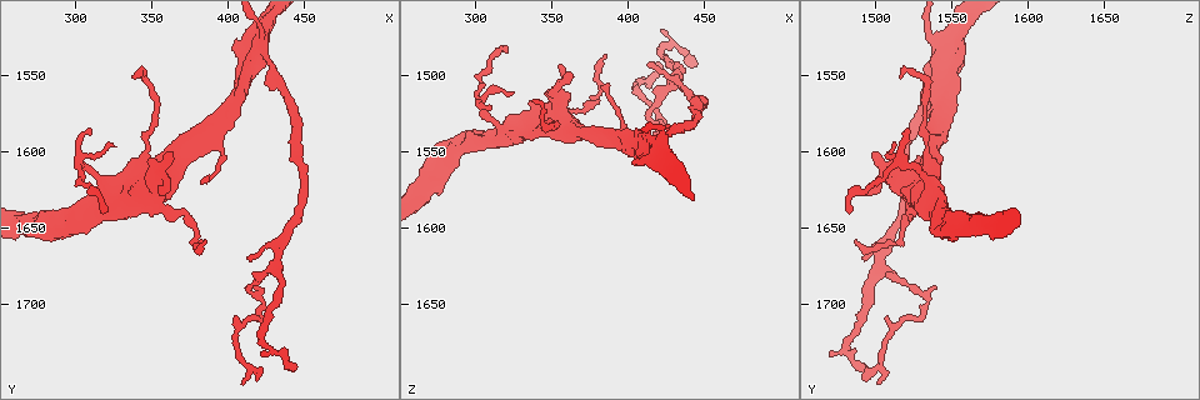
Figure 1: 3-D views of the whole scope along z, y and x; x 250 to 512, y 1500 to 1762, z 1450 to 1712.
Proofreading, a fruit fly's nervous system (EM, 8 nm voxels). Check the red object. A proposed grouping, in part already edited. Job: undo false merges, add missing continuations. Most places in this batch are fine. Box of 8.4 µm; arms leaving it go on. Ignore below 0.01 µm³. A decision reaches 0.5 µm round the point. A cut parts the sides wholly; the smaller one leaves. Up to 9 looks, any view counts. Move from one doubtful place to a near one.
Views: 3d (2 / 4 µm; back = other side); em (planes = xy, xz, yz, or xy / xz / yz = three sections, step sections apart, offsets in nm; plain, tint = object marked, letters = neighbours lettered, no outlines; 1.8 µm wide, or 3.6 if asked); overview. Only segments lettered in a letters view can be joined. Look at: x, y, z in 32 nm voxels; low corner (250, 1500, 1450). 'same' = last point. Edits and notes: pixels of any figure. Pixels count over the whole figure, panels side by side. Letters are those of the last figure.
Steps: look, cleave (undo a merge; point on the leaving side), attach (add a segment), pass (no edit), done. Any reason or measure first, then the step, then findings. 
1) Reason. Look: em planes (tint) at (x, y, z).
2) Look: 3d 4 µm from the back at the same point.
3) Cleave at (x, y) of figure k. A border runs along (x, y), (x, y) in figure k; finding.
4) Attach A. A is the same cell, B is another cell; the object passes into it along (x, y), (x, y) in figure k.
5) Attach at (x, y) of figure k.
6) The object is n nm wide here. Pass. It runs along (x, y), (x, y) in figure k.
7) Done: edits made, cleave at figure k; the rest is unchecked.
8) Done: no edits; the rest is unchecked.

Small branch off a trunk. Look: em xy step 16 (tint) at (354, 1624, 1520).

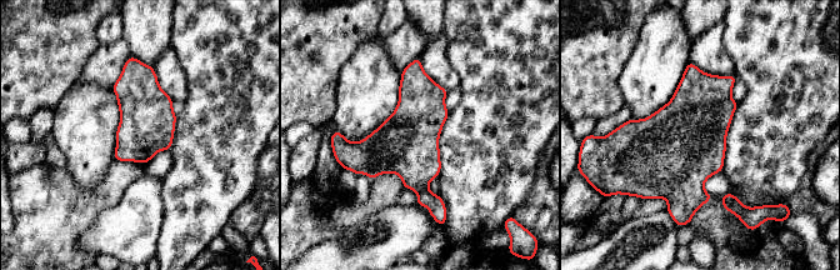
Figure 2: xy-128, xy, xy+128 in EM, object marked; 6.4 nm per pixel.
See the neighbours. Look: em xy step 16 (letters) at the same point.

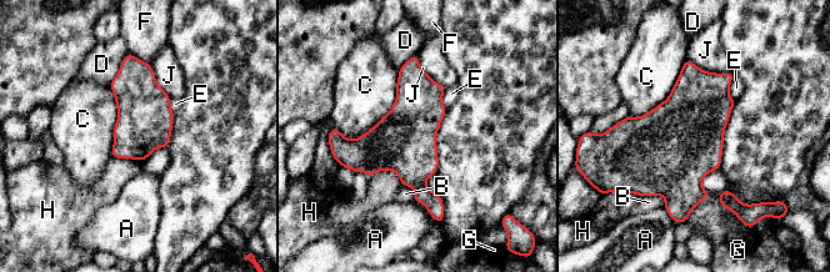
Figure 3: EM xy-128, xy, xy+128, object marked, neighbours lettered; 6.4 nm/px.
The object is 360 nm wide here. Pass. A, B, C, D, E, F, G, H and J are other cells; a border runs along (399, 70), (391, 109), (345, 139) in figure 3; one neuron here.

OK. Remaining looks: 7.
Abrupt turn. Look: 3d 2 µm from the back at (420, 1532, 1548).

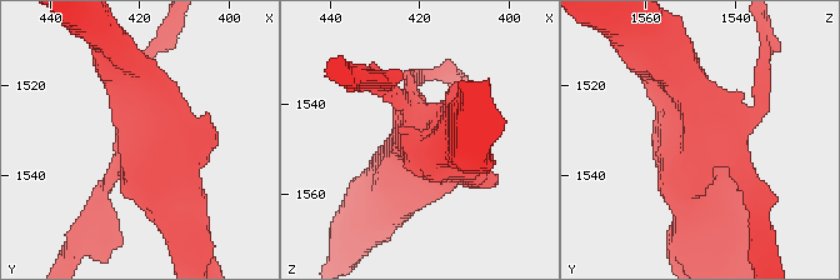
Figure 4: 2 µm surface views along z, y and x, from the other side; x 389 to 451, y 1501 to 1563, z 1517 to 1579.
Look: em planes (letters) at (419, 1532, 1547).

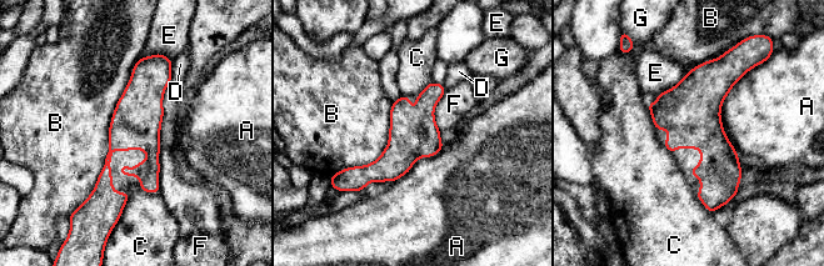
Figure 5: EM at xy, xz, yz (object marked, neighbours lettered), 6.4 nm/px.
Pass. A, B, C, D, E, F and G are other cells; it runs along (151, 60), (106, 162), (119, 206) in figure 5; all the same neuron.

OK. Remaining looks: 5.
Long arm stops here. Look: 3d 4 µm at (340, 1552, 1516).

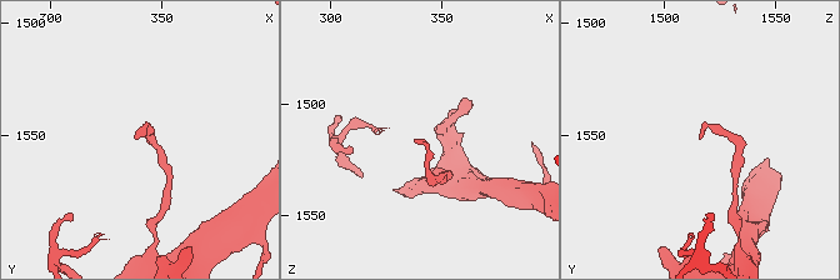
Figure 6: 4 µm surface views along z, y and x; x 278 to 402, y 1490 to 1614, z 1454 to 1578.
Shape alone is not enough. Look: em xy step 8 (letters) at (338, 1553, 1518).

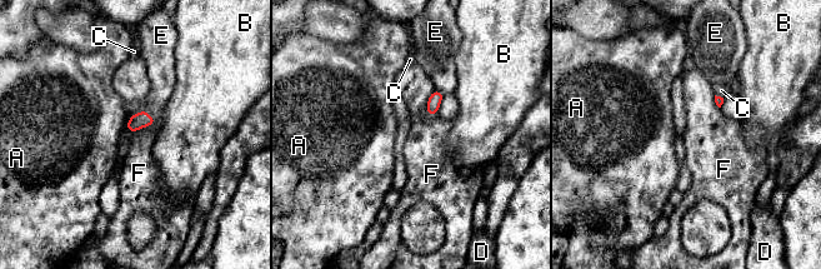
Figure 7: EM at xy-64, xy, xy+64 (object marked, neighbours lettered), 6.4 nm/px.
The object is 100 nm wide here. Pass. A, B, C, D, E and F are other cells; a border runs along (435, 89), (426, 104), (431, 116) in figure 7; none of them fits.

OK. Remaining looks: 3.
Abrupt turn. Look: 3d 2 µm at (420, 1698, 1532).

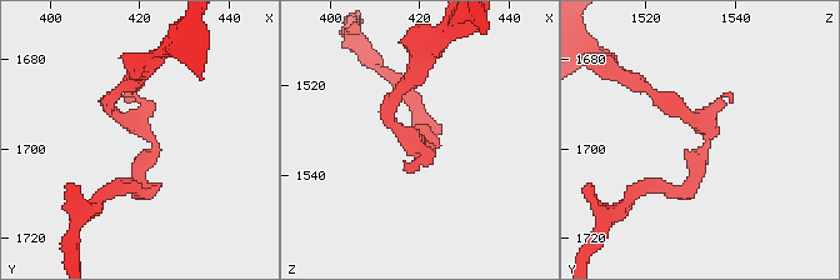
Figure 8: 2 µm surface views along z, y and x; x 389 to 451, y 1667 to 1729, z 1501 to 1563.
Look: em planes (letters) at (420, 1700, 1532).

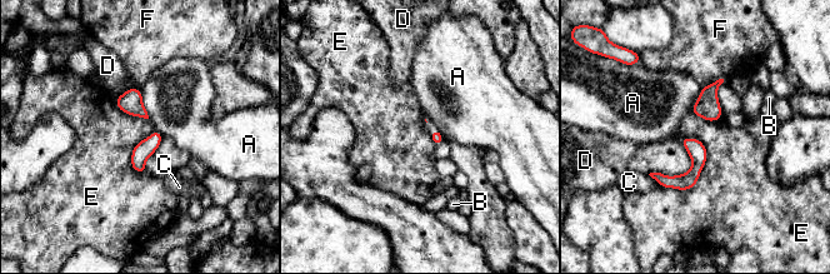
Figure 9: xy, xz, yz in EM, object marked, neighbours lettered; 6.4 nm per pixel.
The object is 70 nm wide here. Pass. A, B, C, D, E and F are other cells; a border runs along (698, 138), (696, 183), (660, 187) in figure 9; all the same neuron.

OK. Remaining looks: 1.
Done: no edits; the rest is unchecked.

